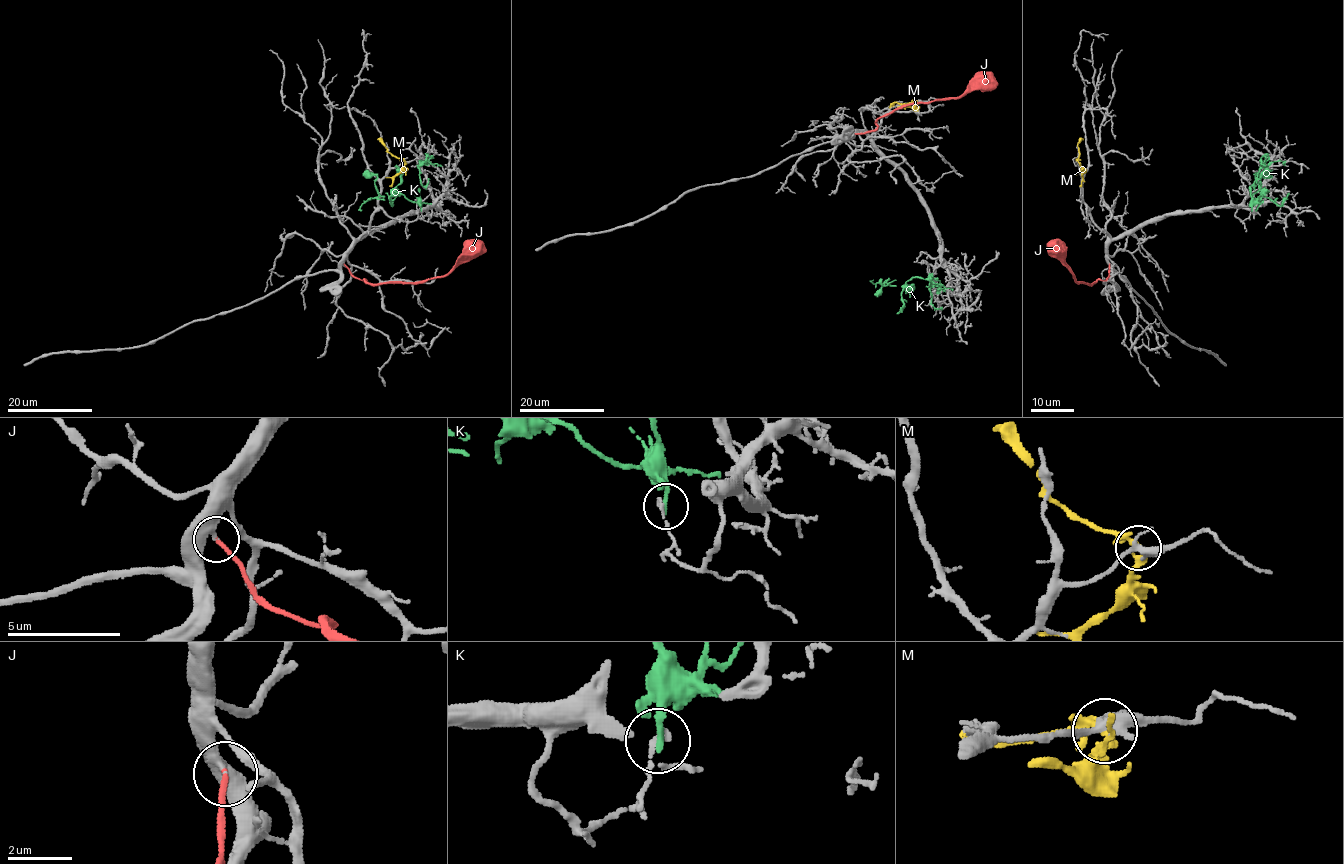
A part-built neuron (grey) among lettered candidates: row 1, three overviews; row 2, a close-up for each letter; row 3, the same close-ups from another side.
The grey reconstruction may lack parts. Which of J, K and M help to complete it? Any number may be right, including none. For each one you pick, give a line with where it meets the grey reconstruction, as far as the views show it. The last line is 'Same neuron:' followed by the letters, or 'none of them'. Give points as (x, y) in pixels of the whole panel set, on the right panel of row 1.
J: Touches grey at (1109, 264)
Same neuron: J

